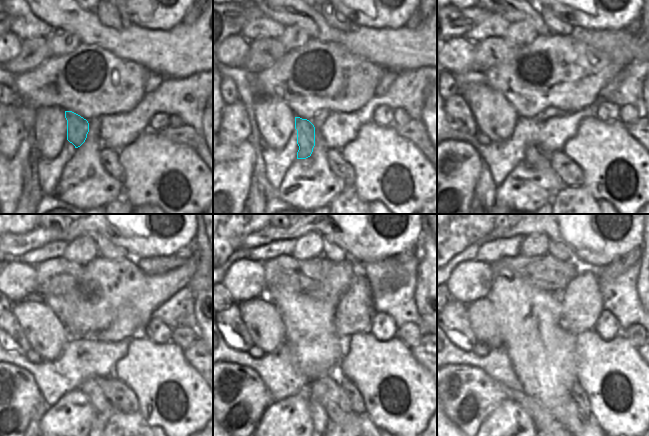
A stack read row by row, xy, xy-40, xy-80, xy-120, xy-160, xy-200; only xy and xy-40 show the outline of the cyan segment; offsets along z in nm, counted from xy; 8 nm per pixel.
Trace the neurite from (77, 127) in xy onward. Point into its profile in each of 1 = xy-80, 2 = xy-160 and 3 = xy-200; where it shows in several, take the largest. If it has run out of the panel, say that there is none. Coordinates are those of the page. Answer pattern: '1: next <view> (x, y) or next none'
1: next xy-80 (534, 156)
2: next xy-160 (329, 393)
3: next xy-200 (568, 414)

